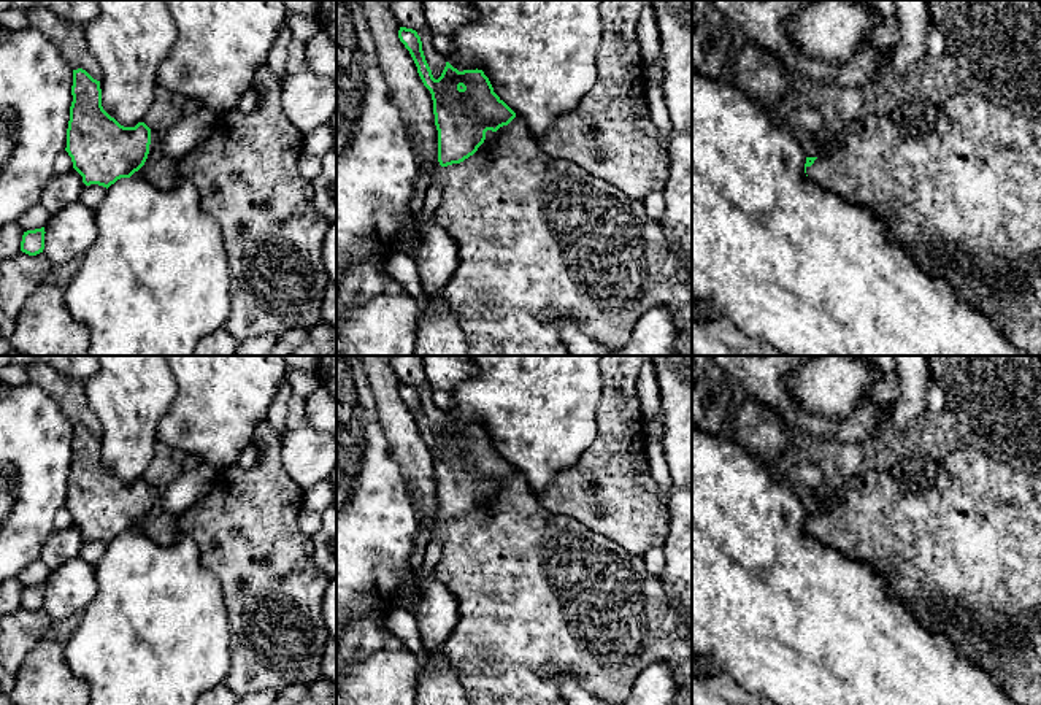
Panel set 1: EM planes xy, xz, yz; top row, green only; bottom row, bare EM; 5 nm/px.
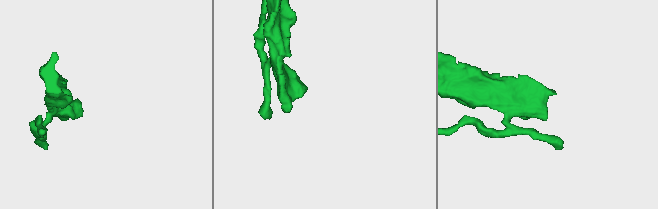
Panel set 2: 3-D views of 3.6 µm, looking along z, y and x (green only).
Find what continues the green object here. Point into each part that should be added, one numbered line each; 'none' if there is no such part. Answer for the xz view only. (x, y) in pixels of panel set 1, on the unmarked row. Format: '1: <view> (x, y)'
1: xz (538, 594)

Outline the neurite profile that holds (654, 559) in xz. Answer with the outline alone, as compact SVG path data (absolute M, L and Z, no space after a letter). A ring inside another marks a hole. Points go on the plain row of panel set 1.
M655 546L651 548L646 554L641 556L644 561L644 565L647 567L647 570L655 575L655 576L662 576L665 565L666 565L666 556L663 551L663 546Z

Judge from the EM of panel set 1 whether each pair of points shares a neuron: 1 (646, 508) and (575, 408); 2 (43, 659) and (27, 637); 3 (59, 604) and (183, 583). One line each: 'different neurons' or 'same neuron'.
1: different neurons
2: different neurons
3: different neurons

